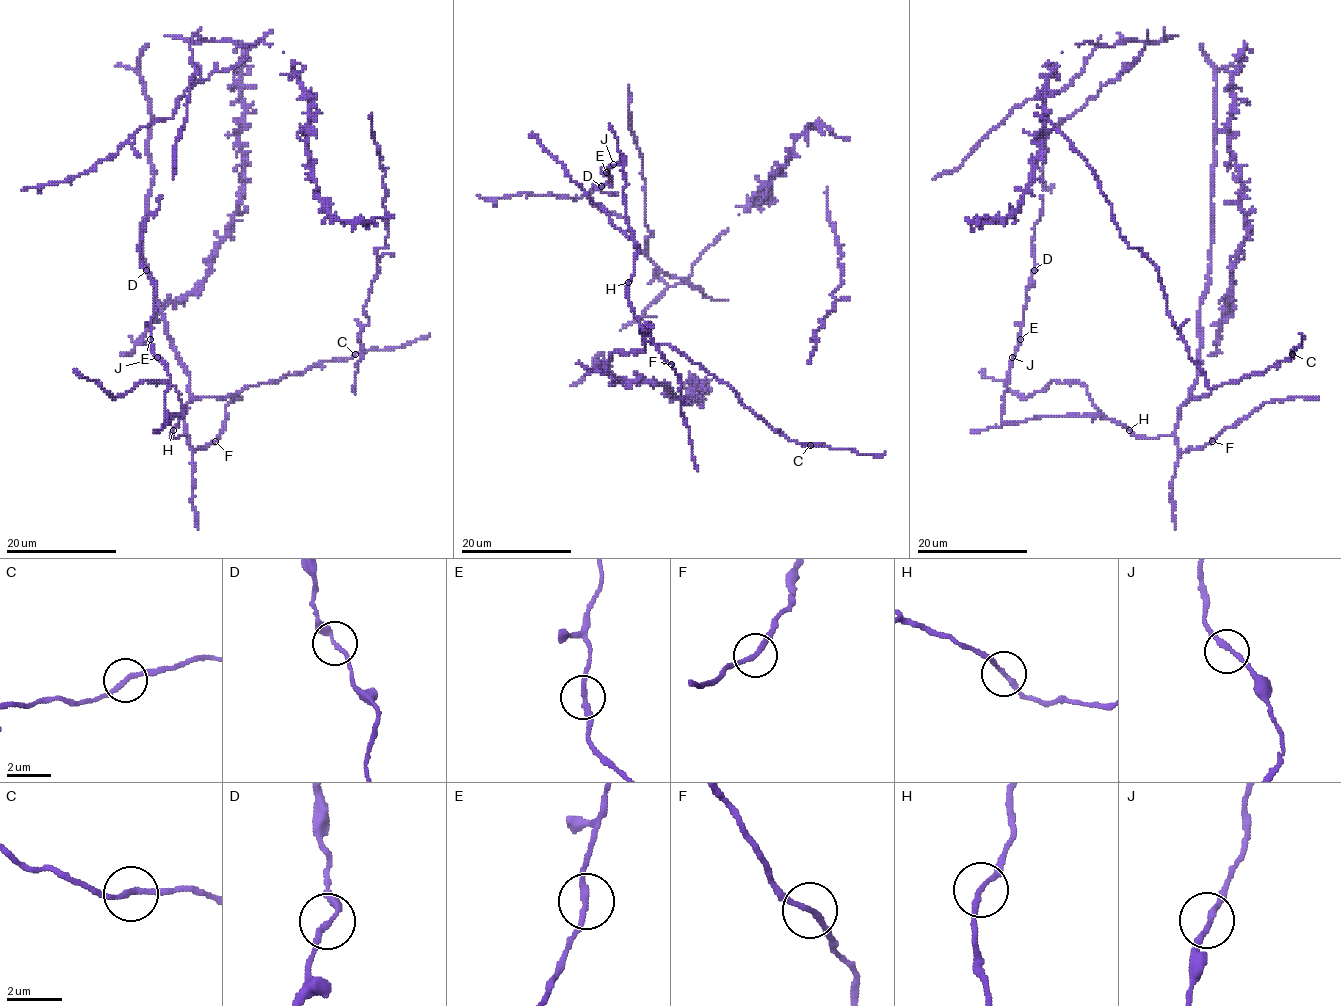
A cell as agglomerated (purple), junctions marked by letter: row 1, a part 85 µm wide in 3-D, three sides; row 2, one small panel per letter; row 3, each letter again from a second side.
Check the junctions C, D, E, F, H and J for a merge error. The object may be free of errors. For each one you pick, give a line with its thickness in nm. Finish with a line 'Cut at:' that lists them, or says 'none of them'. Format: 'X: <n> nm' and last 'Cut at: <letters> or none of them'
Cut at: none of them

